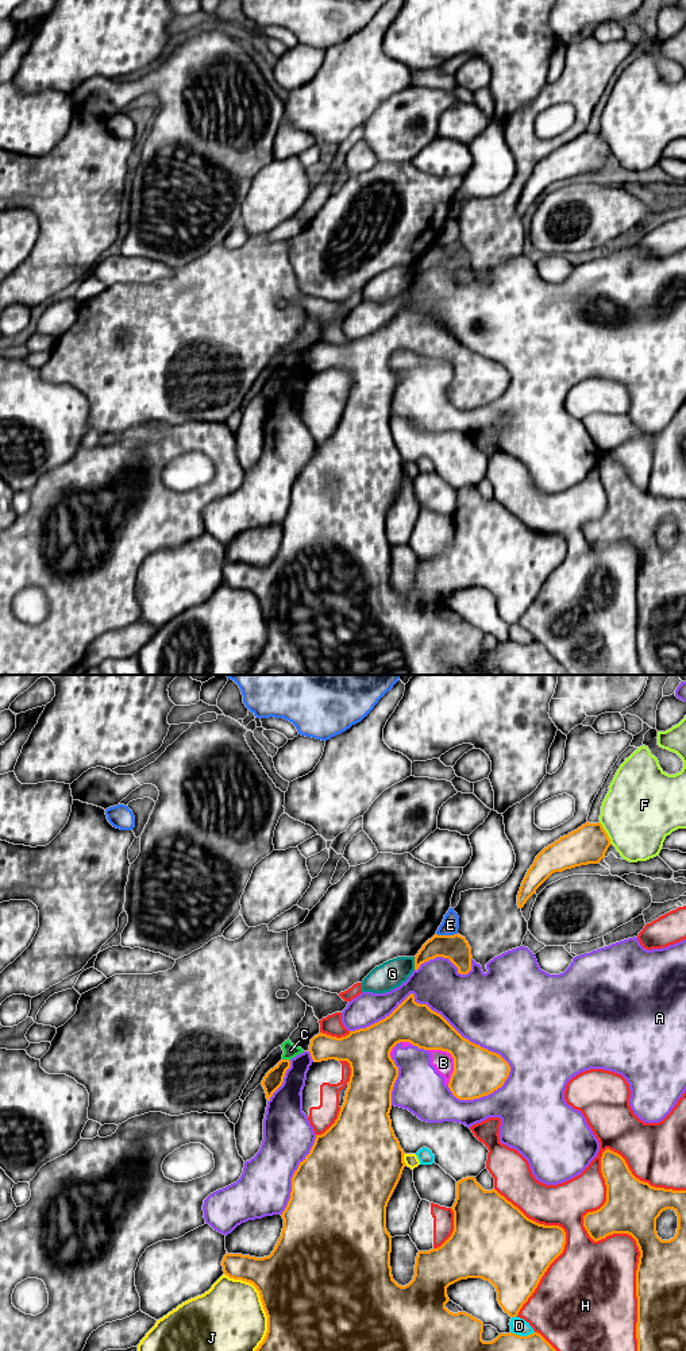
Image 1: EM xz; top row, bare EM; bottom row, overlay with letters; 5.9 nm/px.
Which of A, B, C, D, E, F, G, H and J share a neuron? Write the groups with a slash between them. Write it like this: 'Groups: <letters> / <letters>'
Groups: A B / C D / E / F / G / H / J

